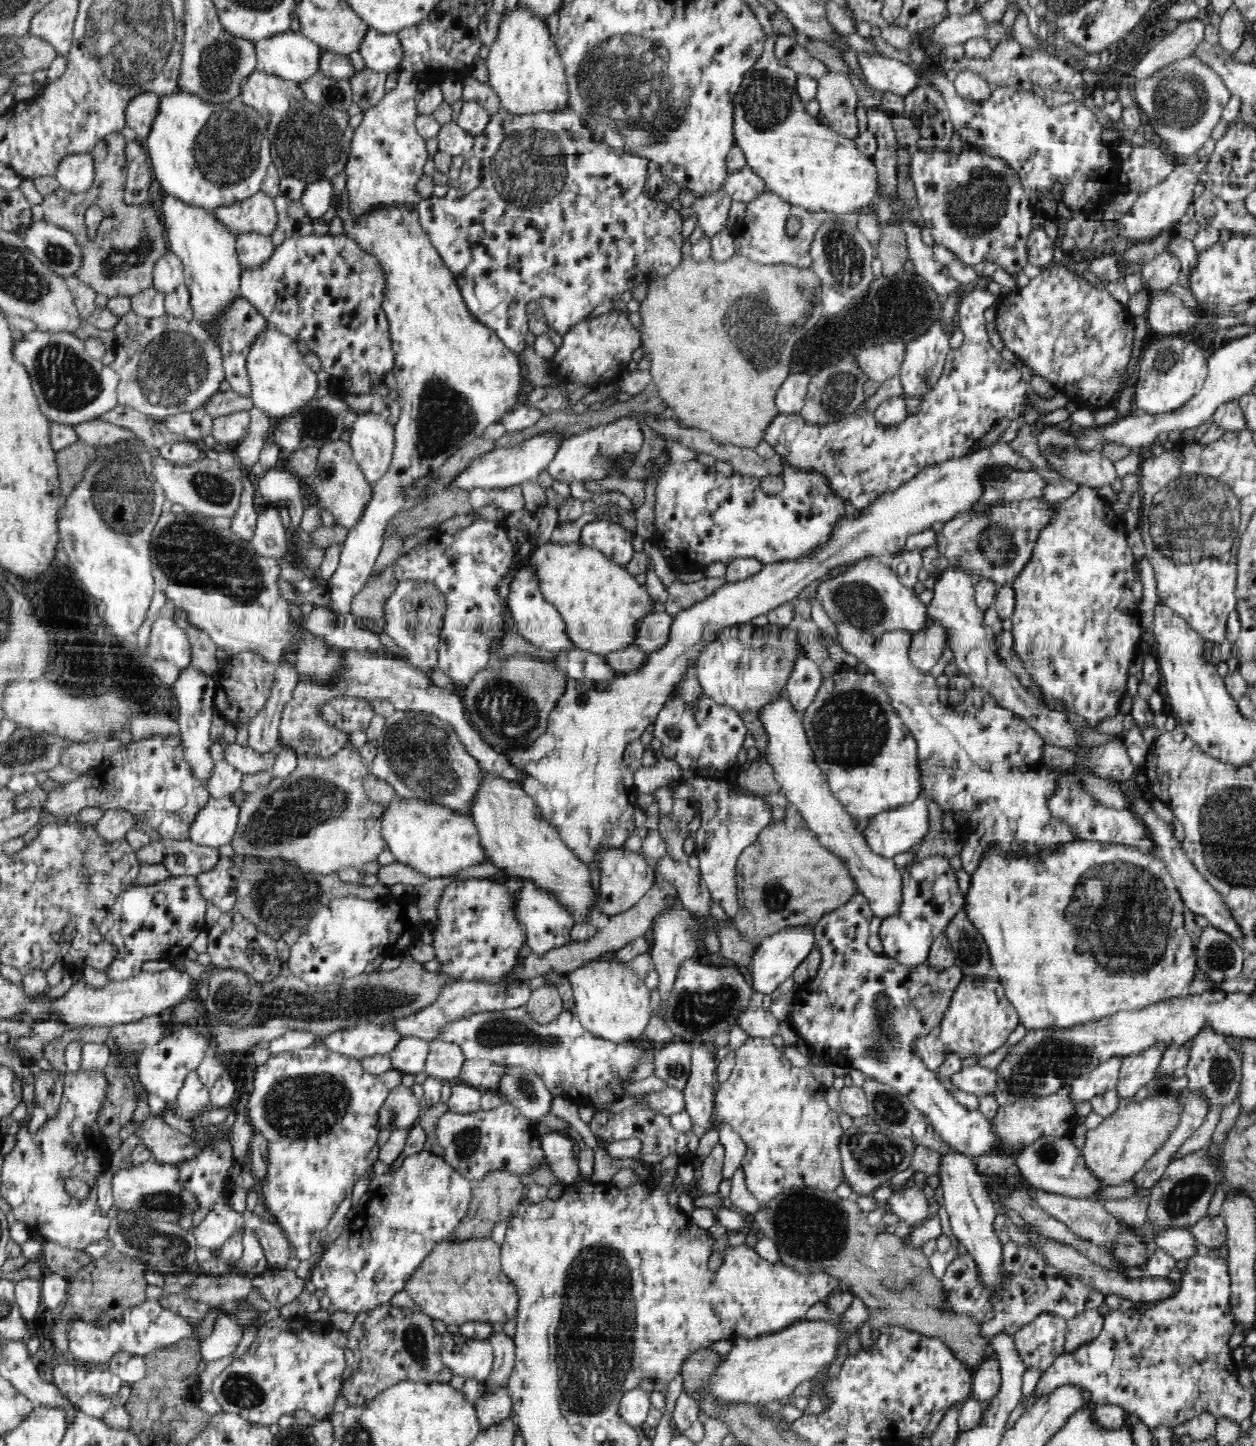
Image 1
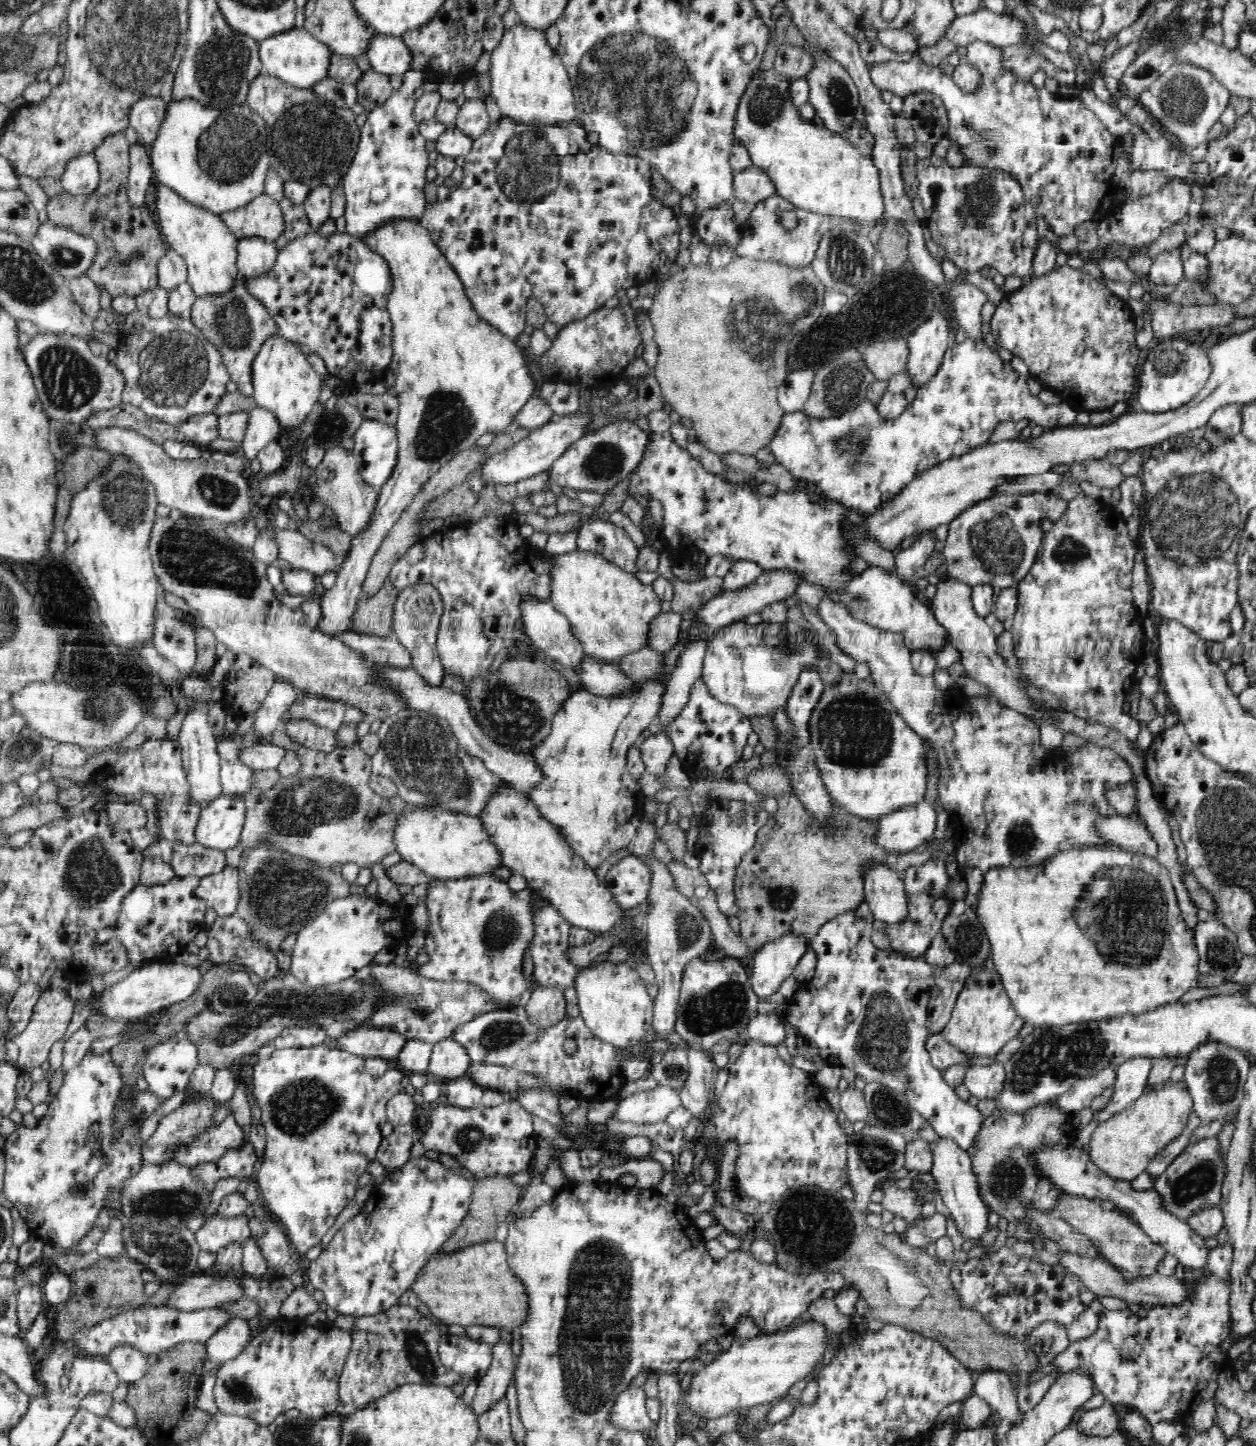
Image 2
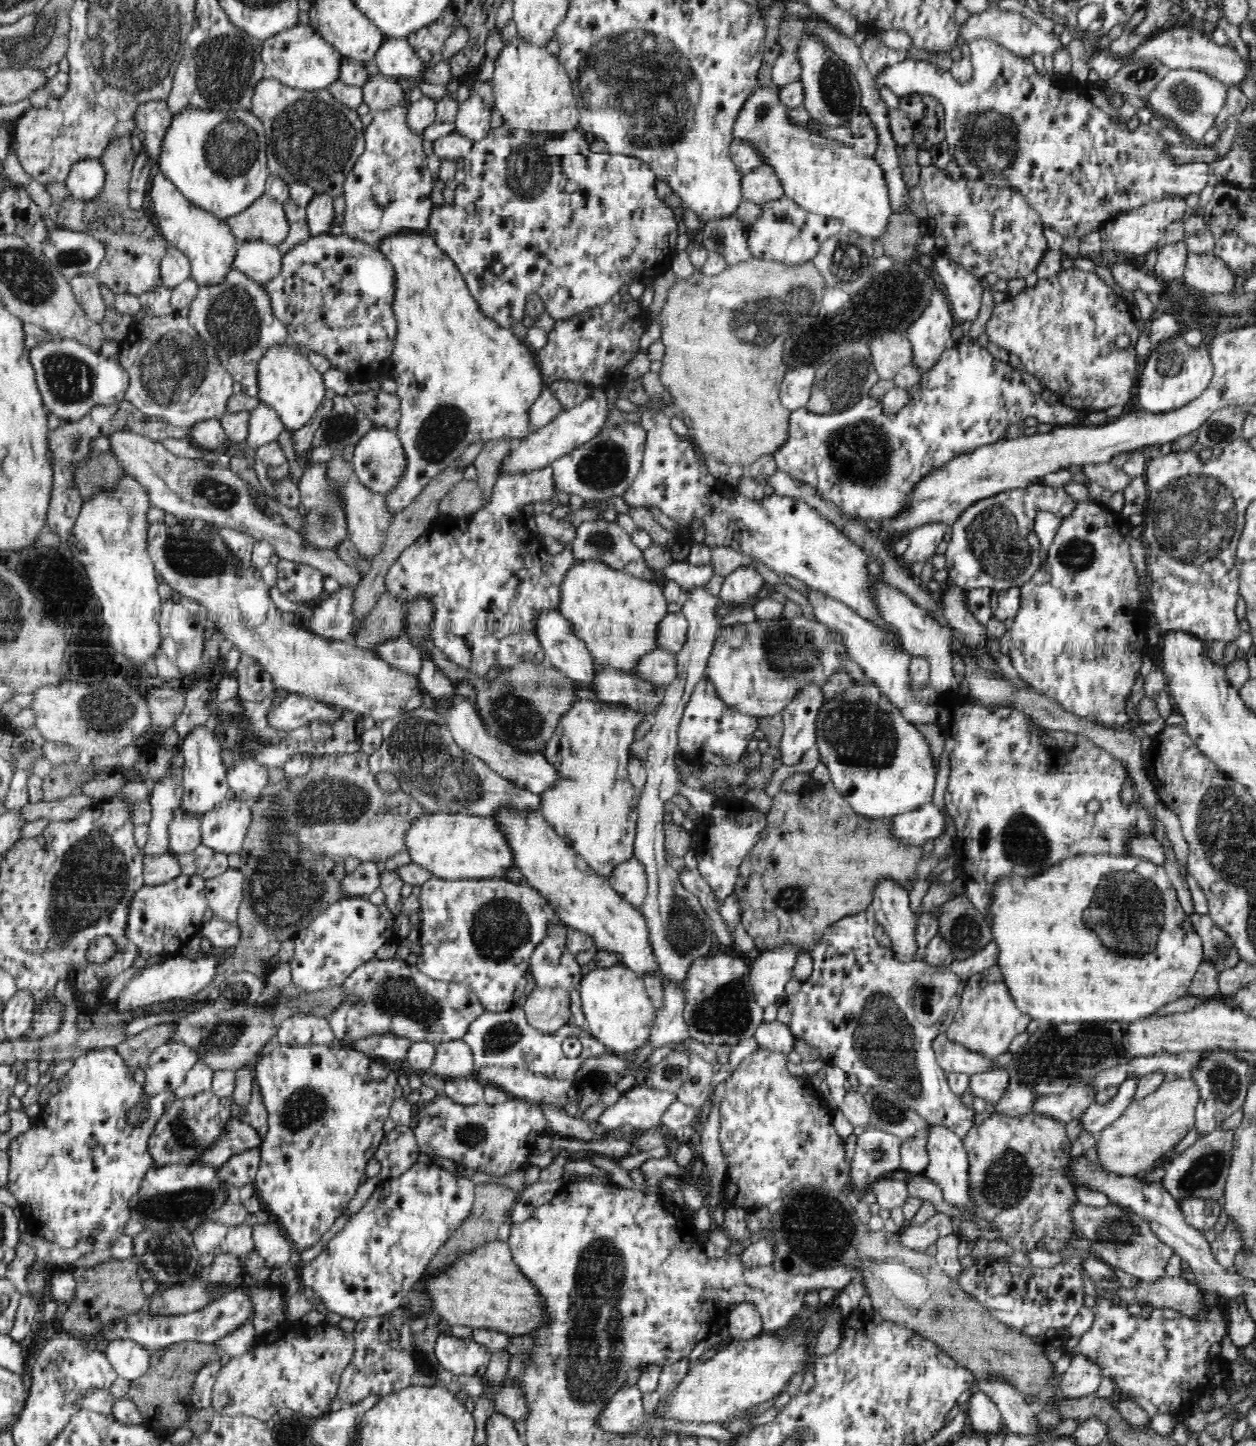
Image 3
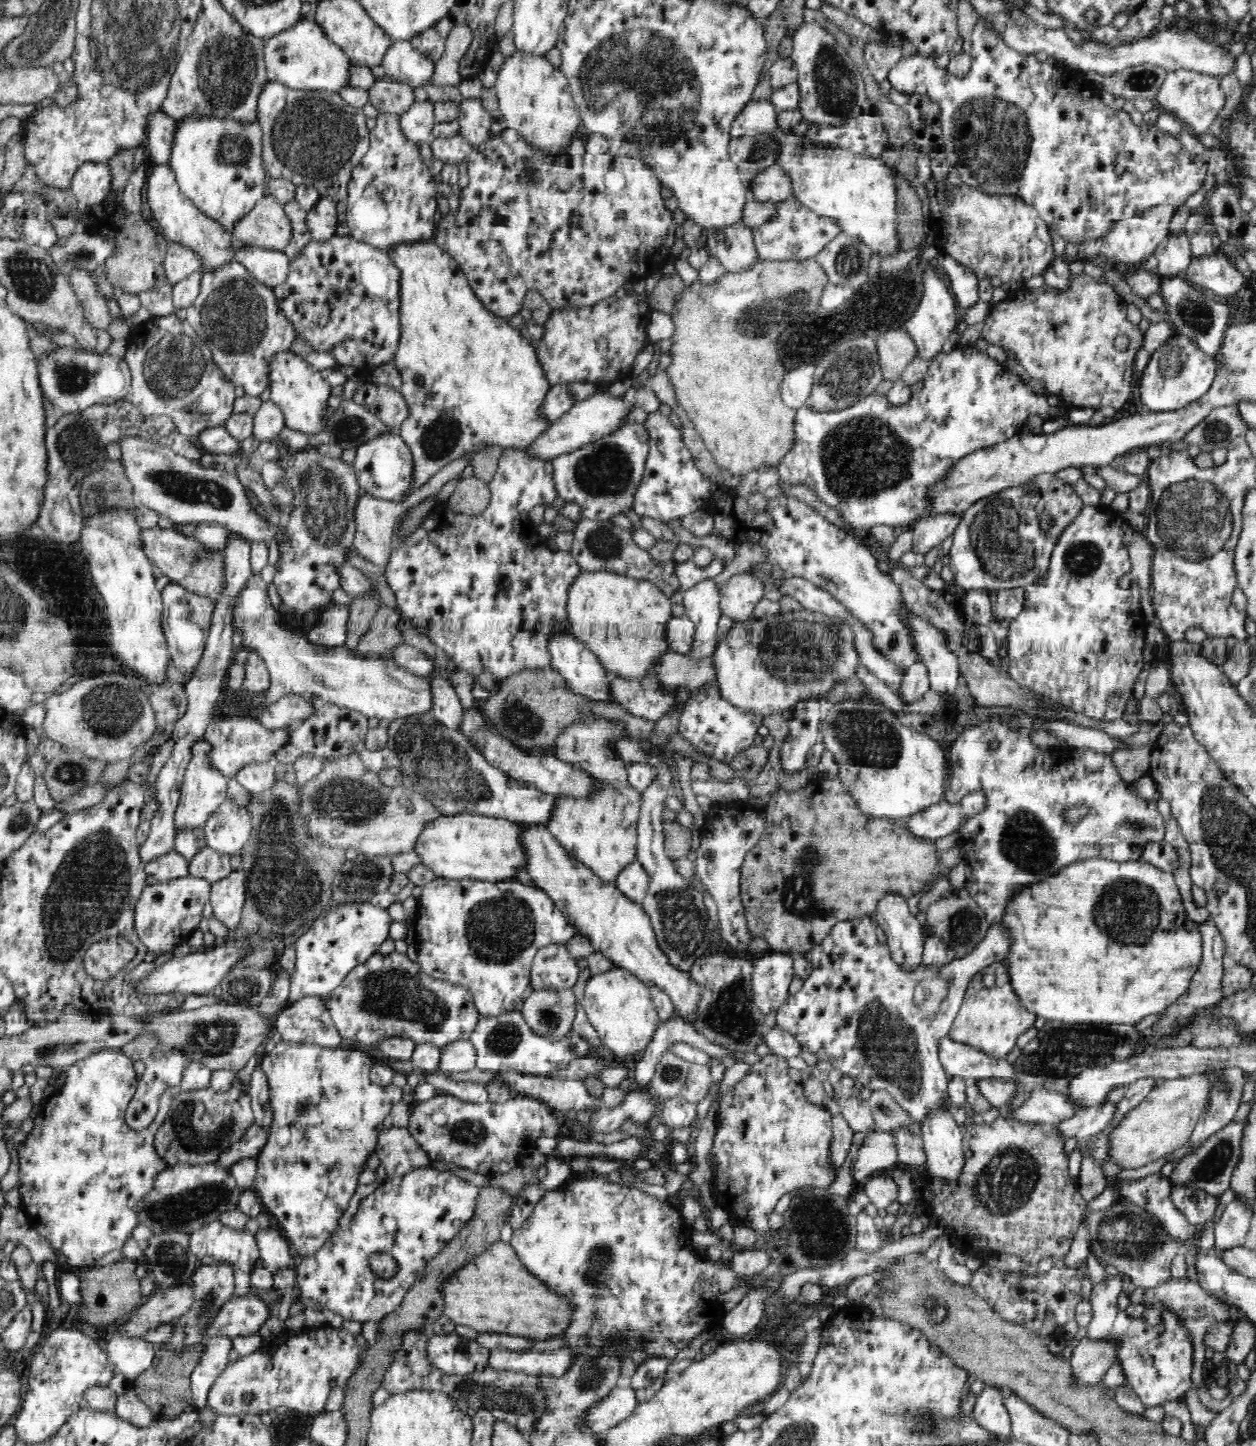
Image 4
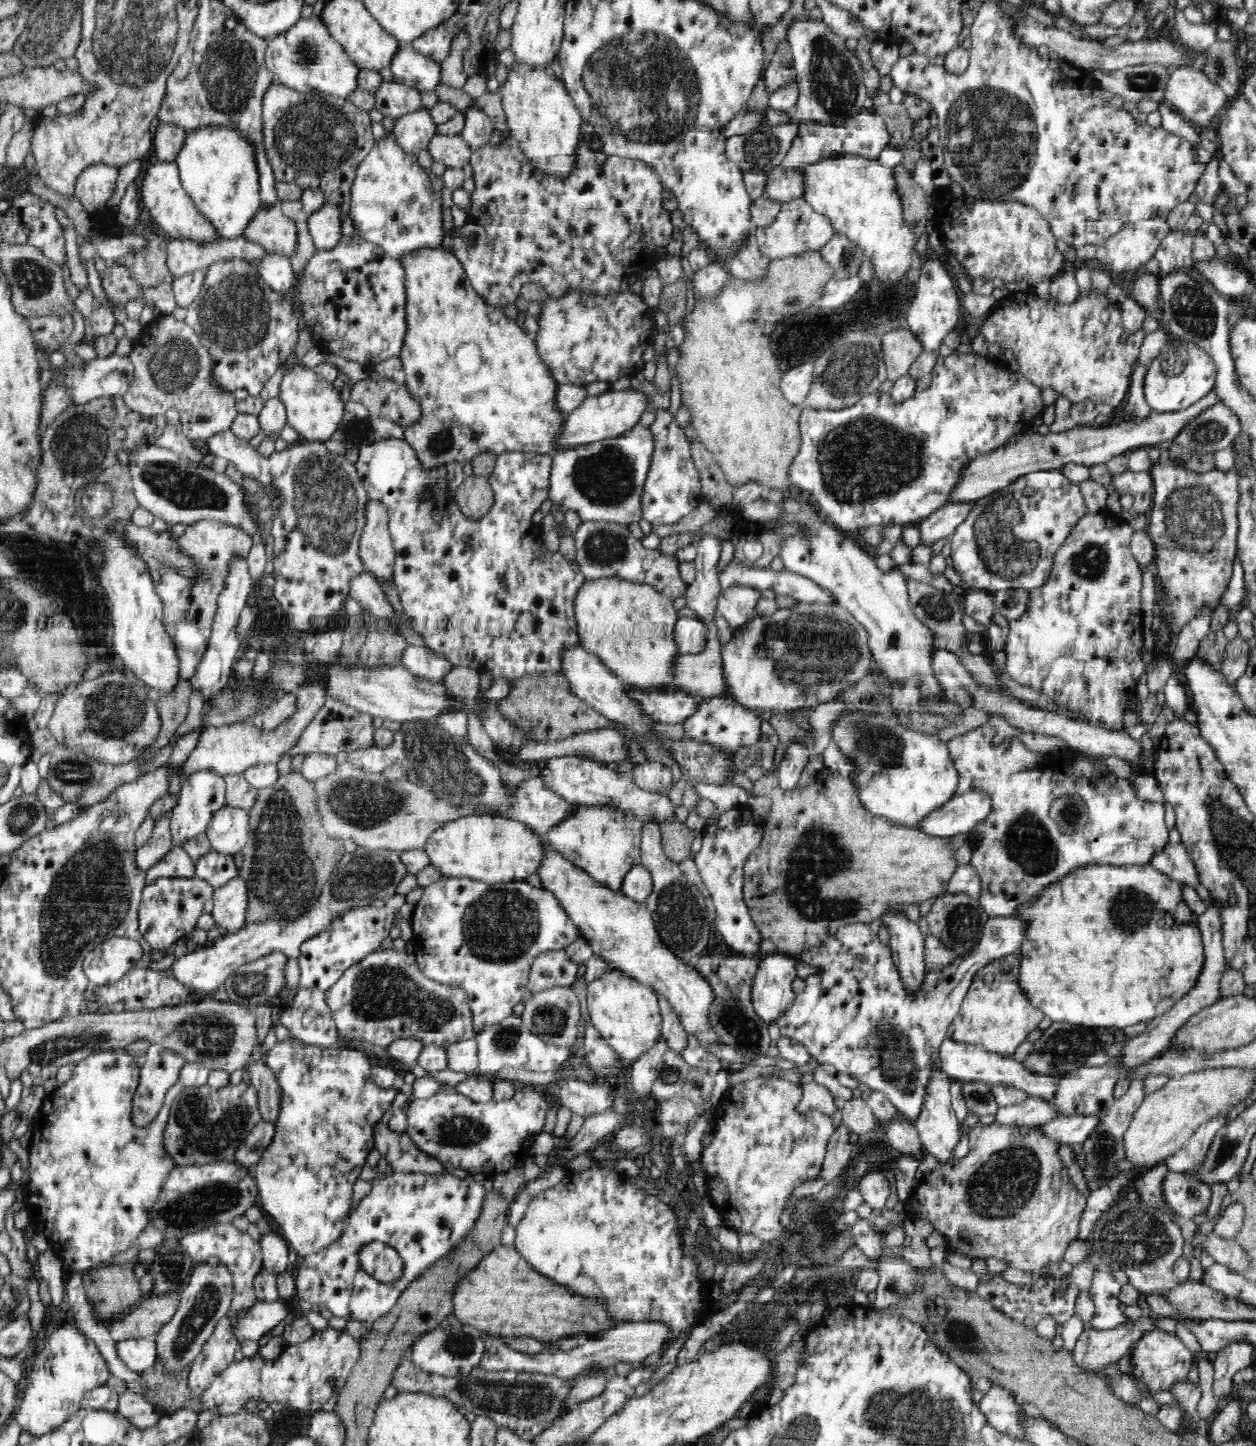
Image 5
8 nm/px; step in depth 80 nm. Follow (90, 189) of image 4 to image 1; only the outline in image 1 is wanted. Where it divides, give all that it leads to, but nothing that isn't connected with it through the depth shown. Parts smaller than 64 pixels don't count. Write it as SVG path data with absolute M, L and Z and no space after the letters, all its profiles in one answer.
M88 153L66 156L58 167L56 178L66 194L81 195L94 184L94 157Z

